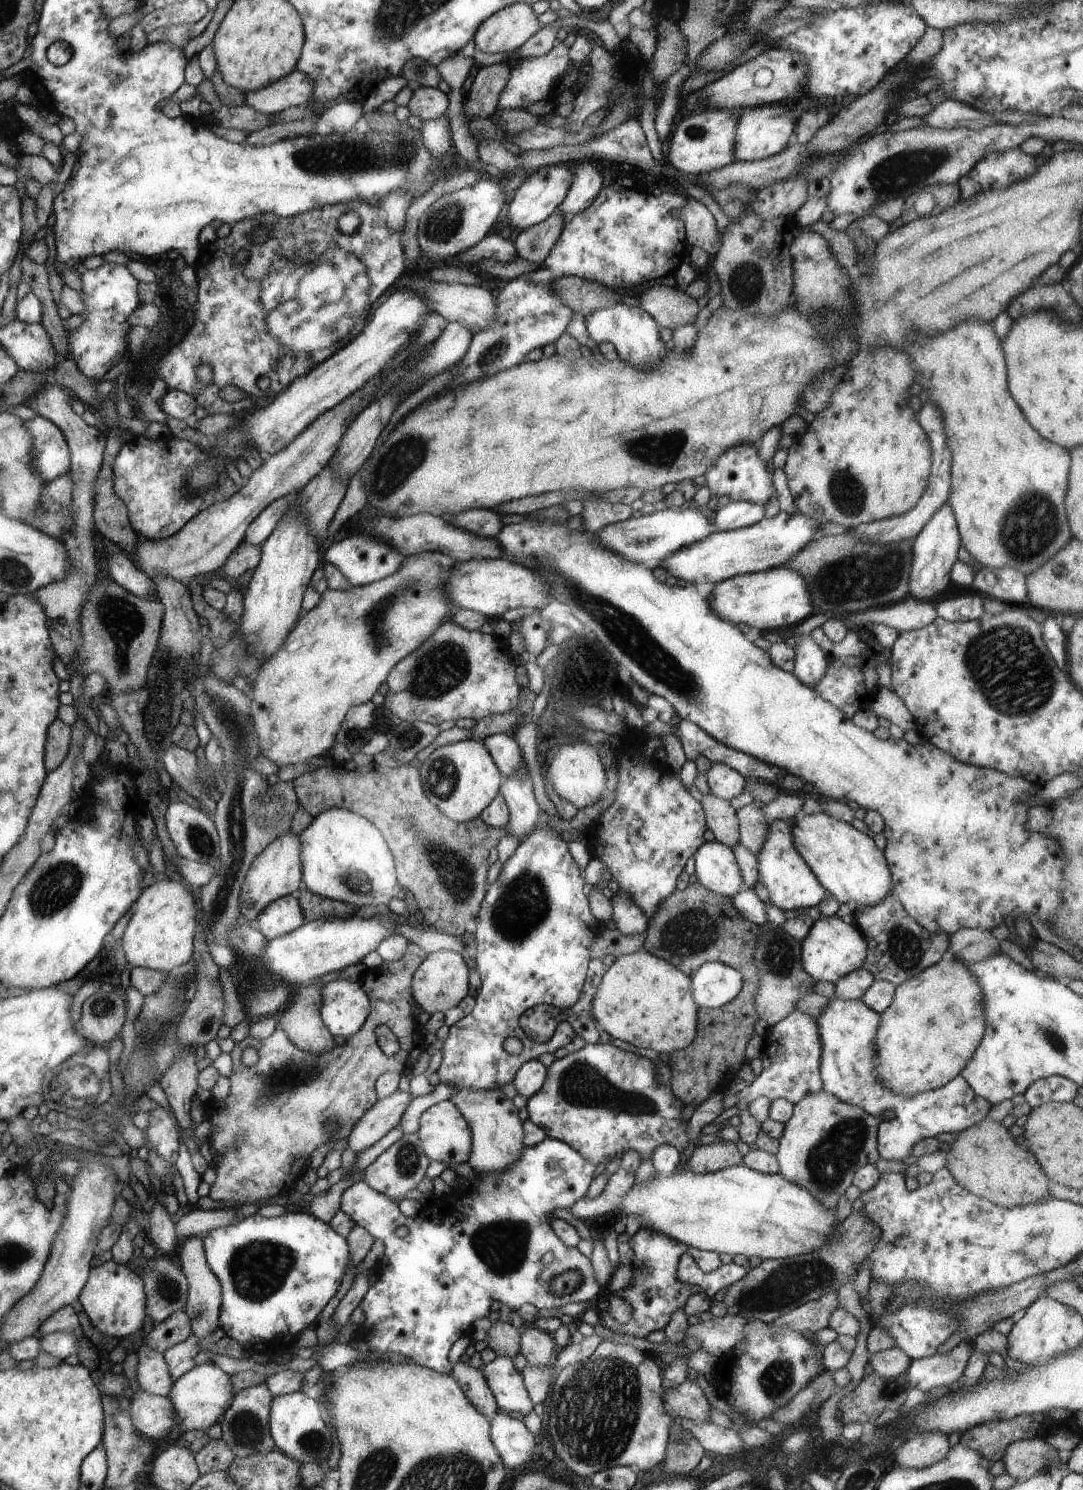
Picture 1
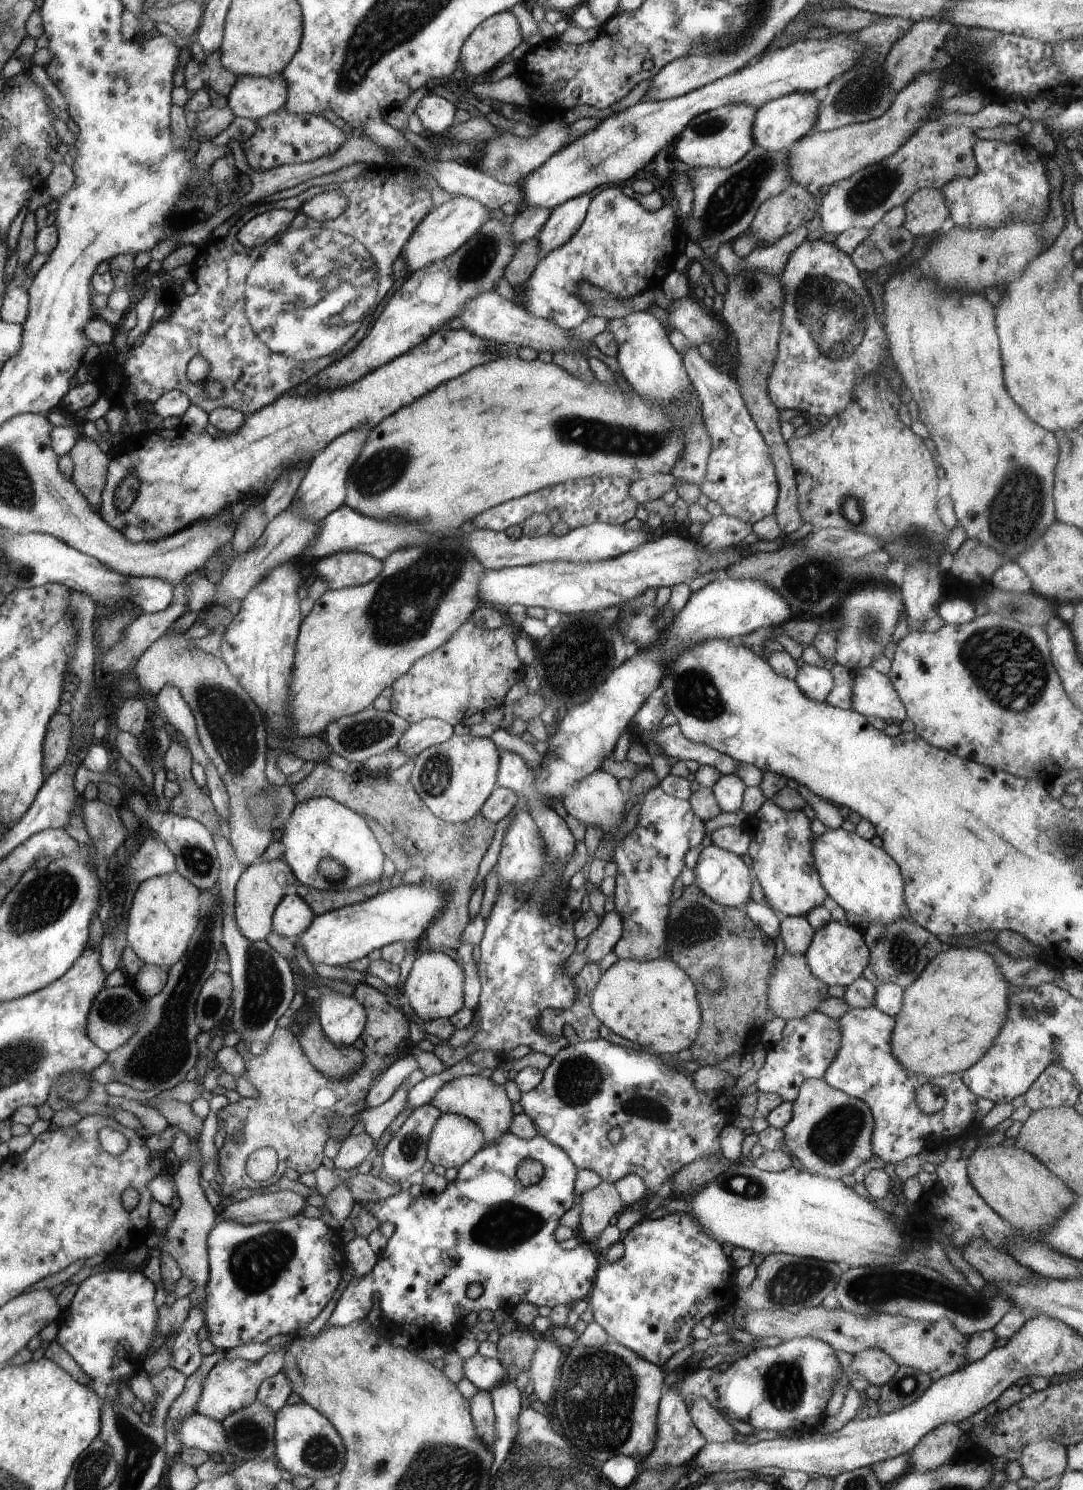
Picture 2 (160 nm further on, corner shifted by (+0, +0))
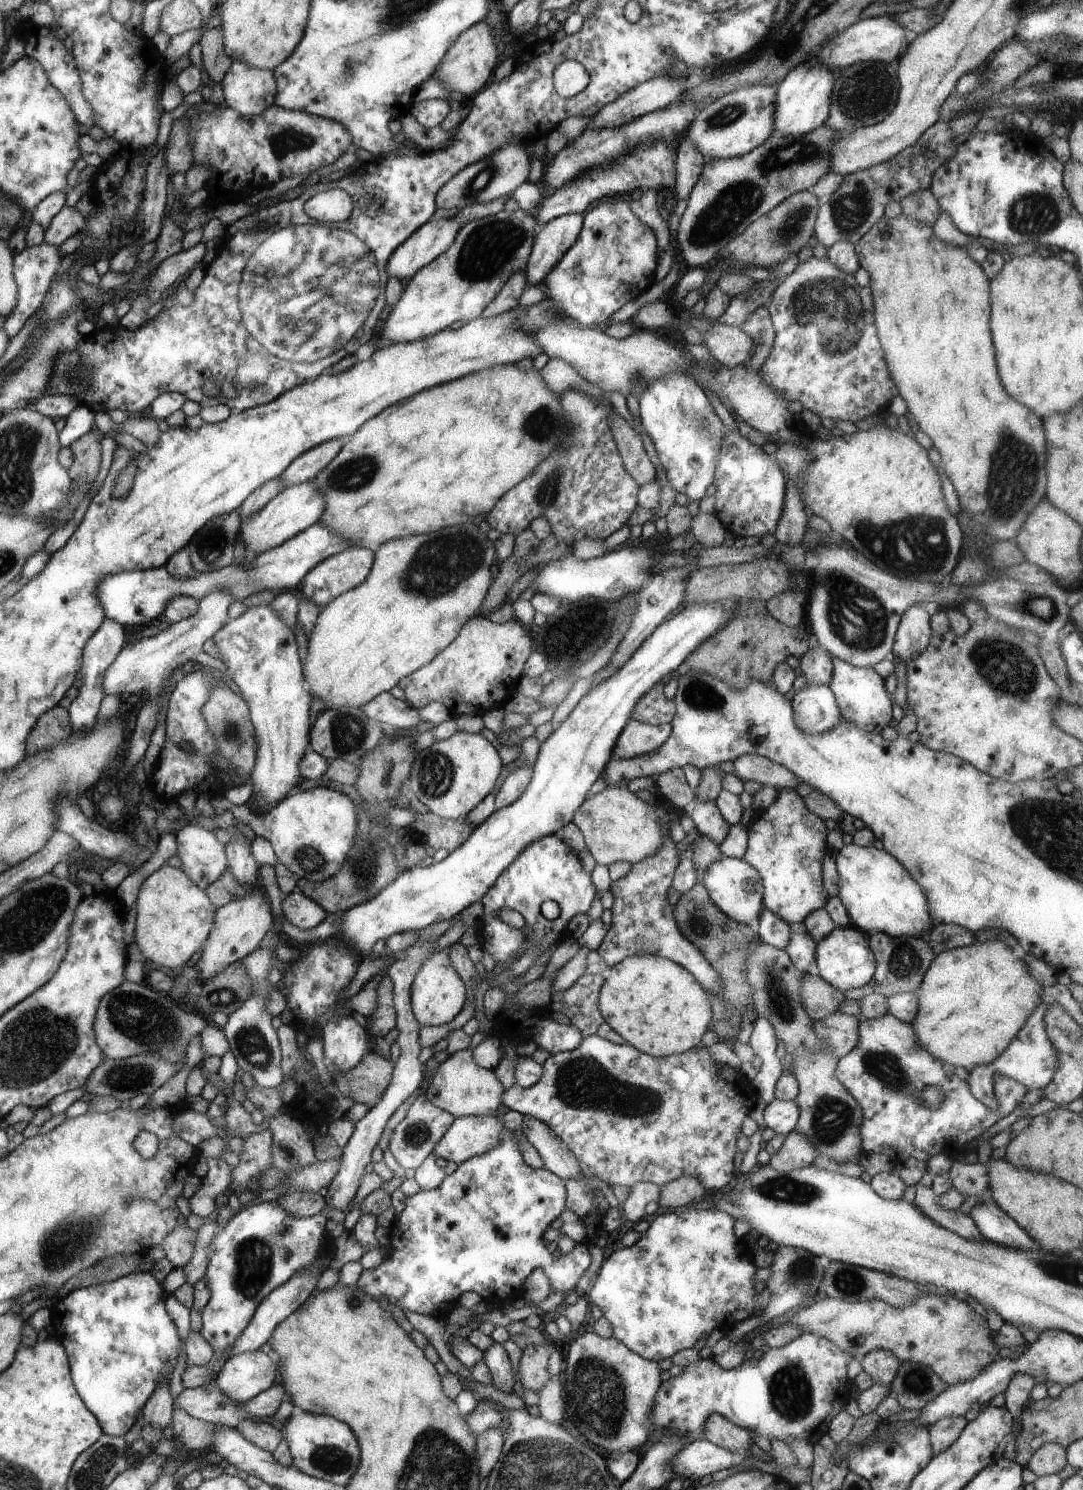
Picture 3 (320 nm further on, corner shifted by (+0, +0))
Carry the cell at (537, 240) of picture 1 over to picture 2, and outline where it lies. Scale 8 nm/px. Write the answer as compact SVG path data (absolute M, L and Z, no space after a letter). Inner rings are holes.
M538 242L520 244L520 248L518 248L513 260L509 262L504 276L513 288L524 286L529 276L534 272L540 260L538 249Z

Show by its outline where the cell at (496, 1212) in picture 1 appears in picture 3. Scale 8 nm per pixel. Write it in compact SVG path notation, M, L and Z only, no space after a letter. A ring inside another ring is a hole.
M504 1130L498 1146L460 1163L453 1174L446 1175L438 1188L406 1196L406 1207L391 1226L388 1260L376 1270L362 1271L356 1285L376 1298L387 1296L392 1307L438 1318L444 1315L442 1304L452 1302L452 1306L456 1305L463 1292L474 1291L489 1304L497 1300L506 1305L509 1298L524 1289L524 1281L536 1268L542 1268L550 1286L563 1293L576 1289L580 1276L590 1266L588 1249L576 1247L570 1253L554 1258L542 1240L542 1232L567 1208L564 1206L567 1196L564 1180L546 1168L532 1169L526 1165L511 1132Z

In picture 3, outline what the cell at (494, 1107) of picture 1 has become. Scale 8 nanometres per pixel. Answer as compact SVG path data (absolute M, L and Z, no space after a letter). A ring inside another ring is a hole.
M473 1049L457 1050L451 1055L443 1055L439 1069L433 1079L426 1082L424 1095L434 1106L450 1111L456 1117L497 1115L502 1104L505 1088L494 1070L486 1069L475 1061Z

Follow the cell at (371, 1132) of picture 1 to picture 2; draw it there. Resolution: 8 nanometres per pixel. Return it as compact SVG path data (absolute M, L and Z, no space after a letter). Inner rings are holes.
M366 1132L345 1138L338 1154L332 1159L334 1168L356 1168L366 1156L373 1155L375 1144Z

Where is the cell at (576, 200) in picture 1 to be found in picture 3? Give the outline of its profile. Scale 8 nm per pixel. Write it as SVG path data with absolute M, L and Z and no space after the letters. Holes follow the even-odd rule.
M573 214L562 215L540 227L524 270L528 286L542 286L547 275L576 244L582 225L583 216Z

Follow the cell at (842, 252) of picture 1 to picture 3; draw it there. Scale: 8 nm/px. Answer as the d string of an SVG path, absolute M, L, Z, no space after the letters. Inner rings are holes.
M900 213L894 218L882 215L882 218L879 218L878 222L875 222L871 229L867 230L866 234L855 244L855 249L860 266L864 270L868 270L868 274L870 274L870 290L874 296L874 322L878 328L878 338L884 351L886 366L890 371L891 379L897 386L899 395L906 401L908 412L914 416L920 430L928 434L933 446L940 452L943 467L956 489L962 510L975 517L980 515L985 522L986 532L992 534L994 542L1014 539L1030 510L1037 505L1037 502L1046 499L1047 482L1046 472L1044 472L1044 468L1046 468L1046 438L1044 438L1042 420L1034 412L1030 412L1026 406L1012 400L1000 384L1000 378L996 372L996 358L994 358L990 326L988 326L990 324L990 290L988 290L988 278L986 278L984 270L980 268L980 264L976 264L970 258L966 248L938 240L934 236L934 229L930 223L919 221L904 213Z

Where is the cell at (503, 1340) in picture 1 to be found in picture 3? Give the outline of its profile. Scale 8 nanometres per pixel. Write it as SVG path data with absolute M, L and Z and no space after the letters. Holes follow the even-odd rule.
M526 1347L523 1350L520 1362L520 1380L526 1390L540 1392L547 1386L552 1378L548 1373L548 1359L551 1347Z

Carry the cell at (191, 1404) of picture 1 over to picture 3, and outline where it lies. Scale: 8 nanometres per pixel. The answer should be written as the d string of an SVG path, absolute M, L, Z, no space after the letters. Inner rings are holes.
M261 1349L228 1357L214 1382L236 1405L257 1397L279 1382L279 1364Z

